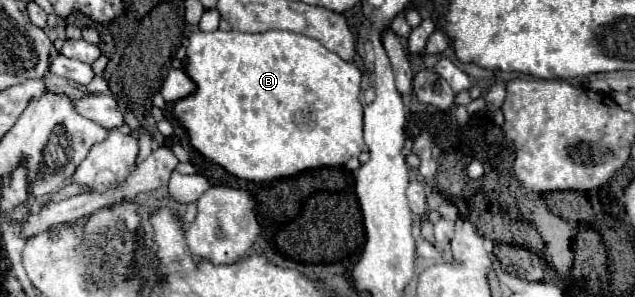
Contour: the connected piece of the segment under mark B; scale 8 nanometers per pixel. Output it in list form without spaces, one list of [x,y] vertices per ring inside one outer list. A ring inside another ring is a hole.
[[[197,31],[189,37],[187,47],[187,75],[195,83],[195,91],[189,97],[183,97],[175,103],[175,115],[185,125],[191,145],[207,159],[215,161],[223,169],[227,169],[231,175],[263,183],[273,181],[279,177],[289,177],[295,173],[305,171],[305,153],[307,153],[307,169],[315,167],[339,167],[345,165],[351,157],[359,157],[363,151],[367,151],[367,145],[363,141],[363,107],[359,103],[359,85],[361,85],[361,71],[349,63],[343,61],[339,55],[327,51],[317,39],[297,35],[291,31],[263,31],[263,33],[241,33],[241,31],[211,31],[203,33]]]

